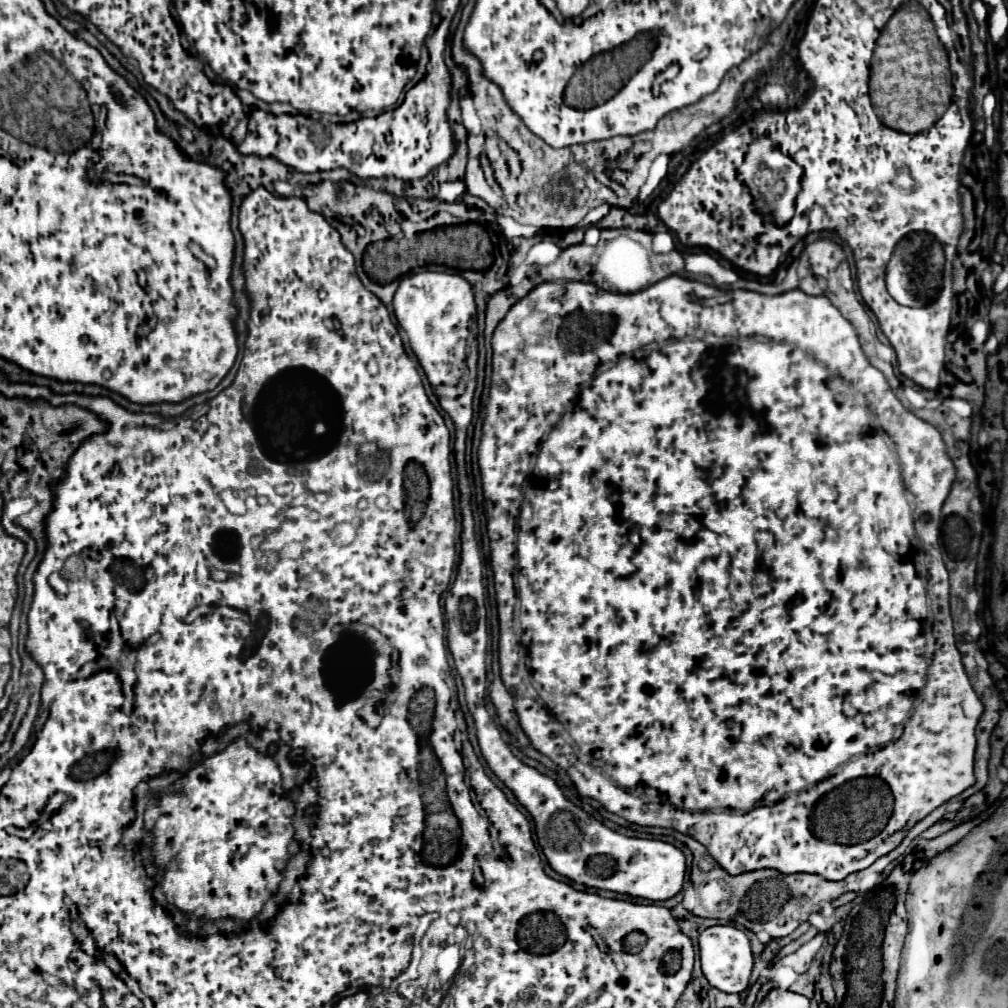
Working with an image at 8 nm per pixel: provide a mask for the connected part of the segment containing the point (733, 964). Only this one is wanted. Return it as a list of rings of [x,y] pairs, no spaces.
[[[732,925],[712,926],[700,933],[698,945],[700,945],[702,973],[712,987],[726,993],[741,993],[744,989],[748,989],[754,957],[750,949],[750,939],[744,935],[744,931]]]

